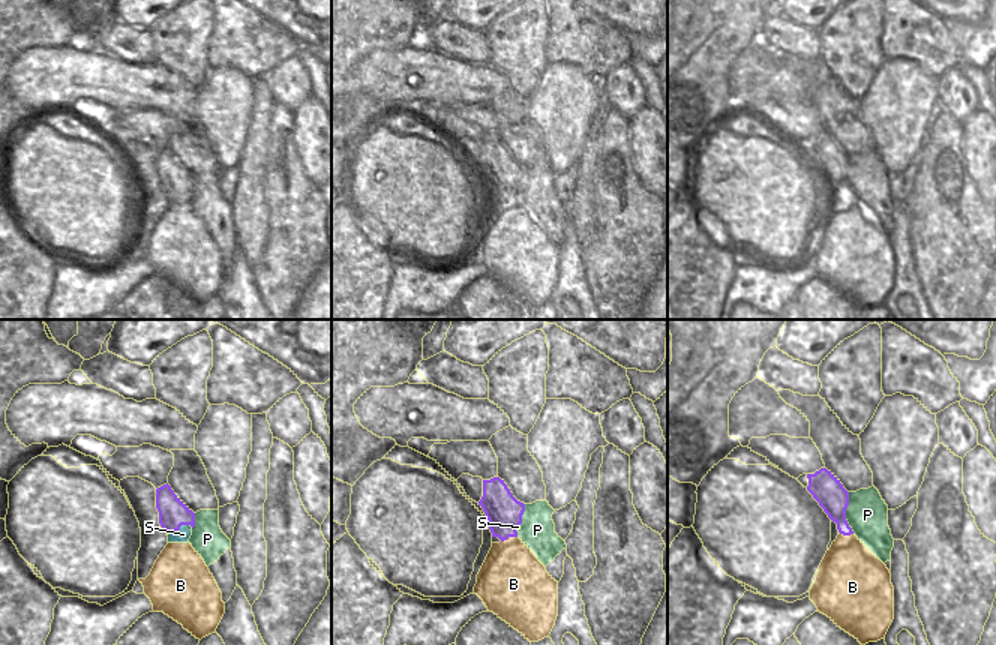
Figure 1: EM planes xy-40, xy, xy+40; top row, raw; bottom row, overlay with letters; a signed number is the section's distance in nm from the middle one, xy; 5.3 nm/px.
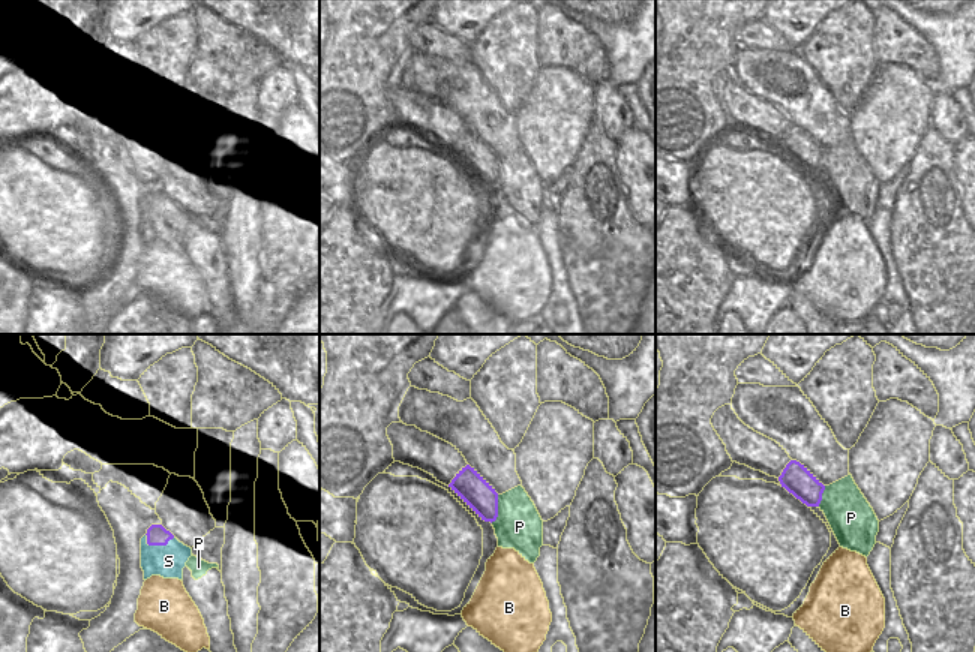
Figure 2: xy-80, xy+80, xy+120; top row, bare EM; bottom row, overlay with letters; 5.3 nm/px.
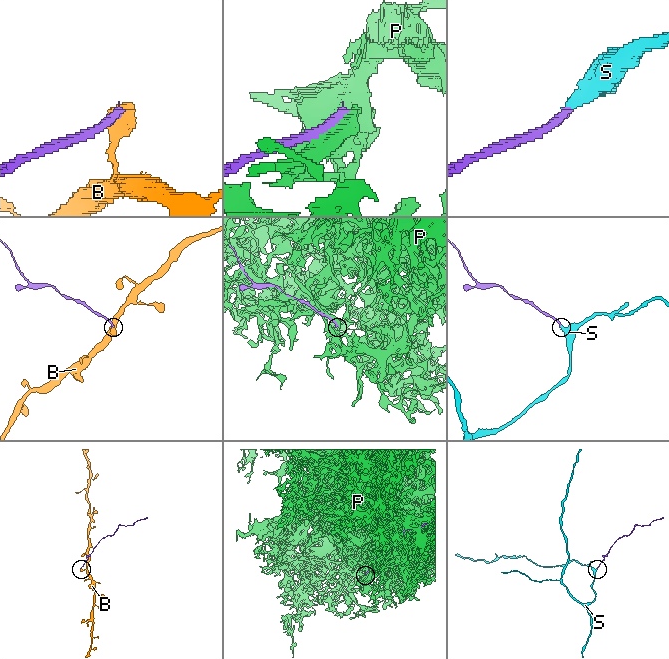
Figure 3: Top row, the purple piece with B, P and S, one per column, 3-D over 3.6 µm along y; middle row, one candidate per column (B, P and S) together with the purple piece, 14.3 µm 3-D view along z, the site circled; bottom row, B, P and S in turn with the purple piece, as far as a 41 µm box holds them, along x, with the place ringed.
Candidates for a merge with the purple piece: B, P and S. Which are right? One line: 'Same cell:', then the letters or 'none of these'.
Same cell: S

